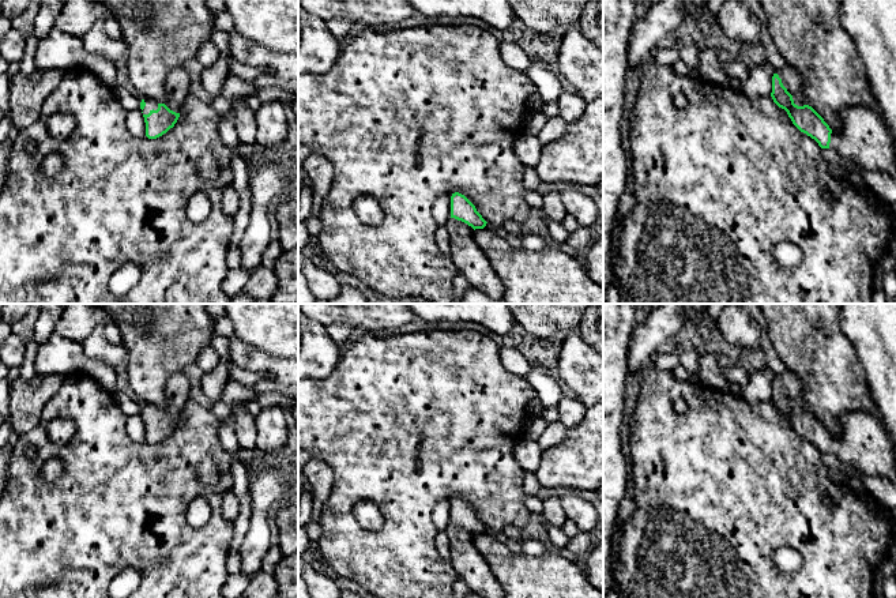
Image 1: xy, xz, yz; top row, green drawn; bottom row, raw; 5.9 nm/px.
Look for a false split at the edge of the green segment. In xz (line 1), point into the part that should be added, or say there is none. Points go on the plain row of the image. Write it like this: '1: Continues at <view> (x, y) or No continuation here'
1: Continues at xz (469, 564)

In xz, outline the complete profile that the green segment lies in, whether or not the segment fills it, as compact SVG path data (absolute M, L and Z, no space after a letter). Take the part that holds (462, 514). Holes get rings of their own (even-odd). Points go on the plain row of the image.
M452 499L451 524L445 530L451 542L451 565L471 593L483 598L504 598L501 584L474 545L474 535L483 534L486 529L464 500Z

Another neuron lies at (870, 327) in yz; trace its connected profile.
M842 304L839 320L865 369L870 395L896 447L896 304Z

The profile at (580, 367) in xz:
M576 332L565 334L557 372L586 407L603 402L603 354Z

